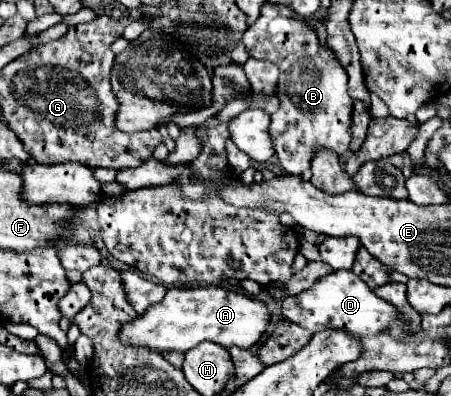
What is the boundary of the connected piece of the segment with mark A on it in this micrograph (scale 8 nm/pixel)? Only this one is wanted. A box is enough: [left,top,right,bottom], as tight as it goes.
[119,286,269,354]

